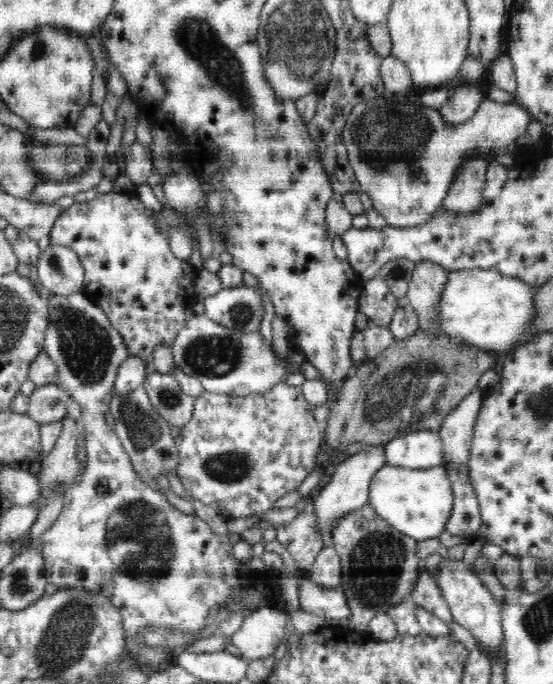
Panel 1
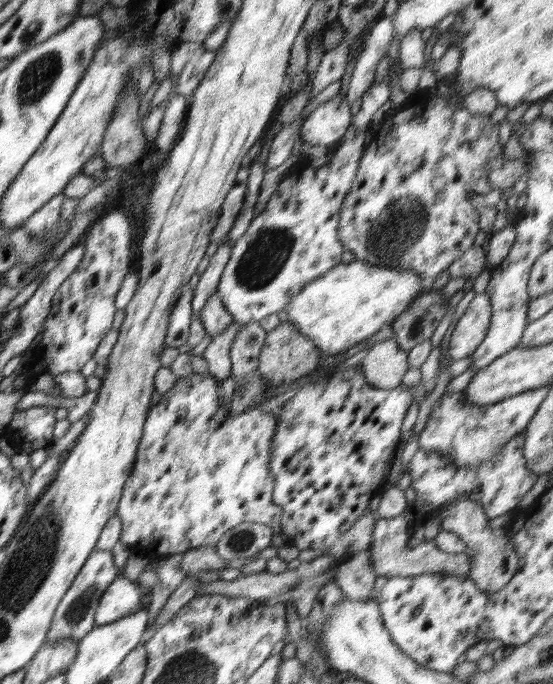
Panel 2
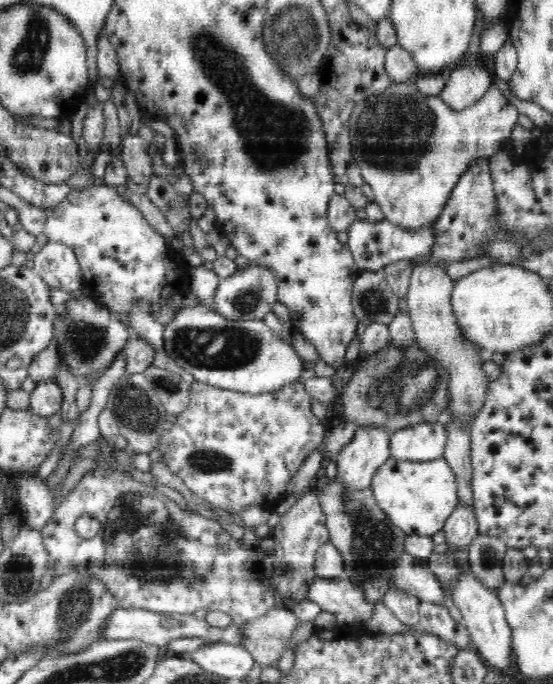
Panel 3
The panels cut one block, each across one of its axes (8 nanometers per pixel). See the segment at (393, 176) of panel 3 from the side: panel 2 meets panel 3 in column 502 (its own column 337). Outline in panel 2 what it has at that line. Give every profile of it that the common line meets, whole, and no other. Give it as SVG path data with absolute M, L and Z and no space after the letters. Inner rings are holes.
M340 88L334 98L317 106L306 118L302 126L302 140L307 144L327 148L332 148L333 144L341 144L352 124L351 105L344 92Z

